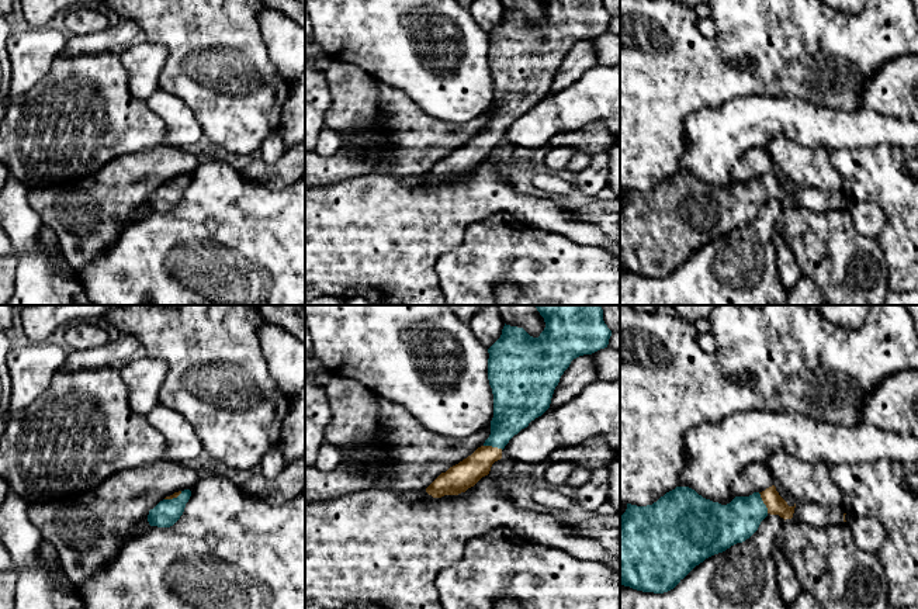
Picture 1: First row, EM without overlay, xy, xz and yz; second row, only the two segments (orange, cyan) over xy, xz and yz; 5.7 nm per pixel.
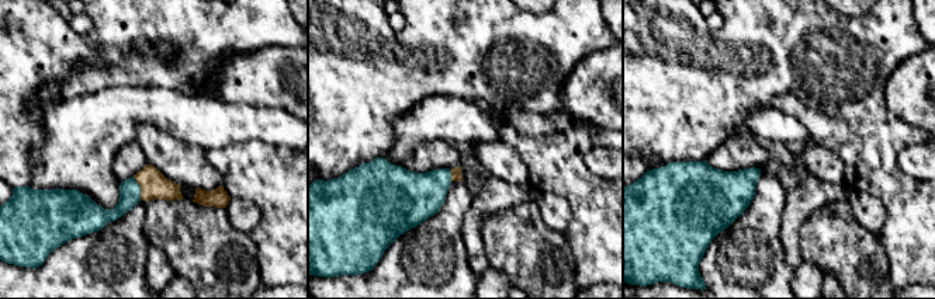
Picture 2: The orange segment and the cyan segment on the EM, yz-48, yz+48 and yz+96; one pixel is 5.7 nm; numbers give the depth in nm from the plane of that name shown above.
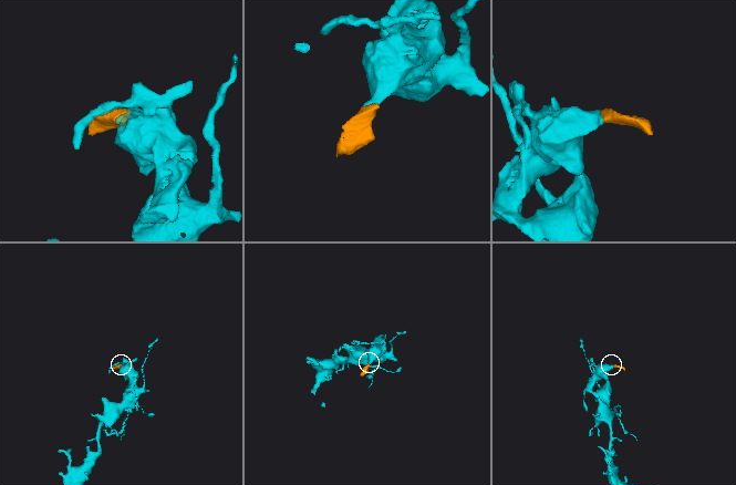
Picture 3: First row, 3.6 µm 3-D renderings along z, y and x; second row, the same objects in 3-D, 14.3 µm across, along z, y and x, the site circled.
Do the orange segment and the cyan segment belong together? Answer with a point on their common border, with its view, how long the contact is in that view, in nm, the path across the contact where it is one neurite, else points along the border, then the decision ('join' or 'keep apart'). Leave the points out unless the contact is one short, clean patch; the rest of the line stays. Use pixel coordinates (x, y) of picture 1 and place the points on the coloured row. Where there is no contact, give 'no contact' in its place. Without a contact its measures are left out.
contact yz (764, 502); length 130 nm; way yz (776, 505), (764, 502), (738, 521), (727, 525); join

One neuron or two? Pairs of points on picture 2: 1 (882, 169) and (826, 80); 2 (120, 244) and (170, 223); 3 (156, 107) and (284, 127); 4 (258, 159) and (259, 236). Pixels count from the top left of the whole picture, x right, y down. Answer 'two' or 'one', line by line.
1: one
2: two
3: one
4: one

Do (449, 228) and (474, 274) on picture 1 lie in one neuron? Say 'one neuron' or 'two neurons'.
two neurons

